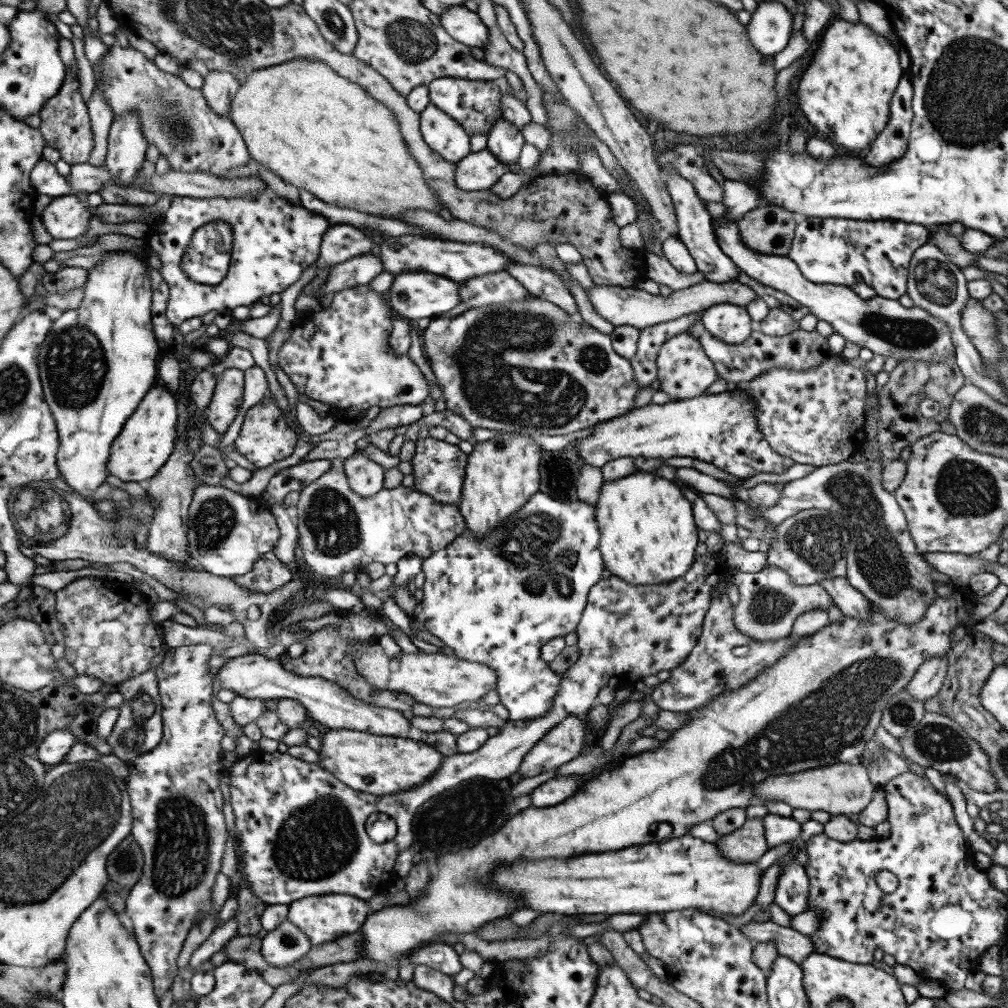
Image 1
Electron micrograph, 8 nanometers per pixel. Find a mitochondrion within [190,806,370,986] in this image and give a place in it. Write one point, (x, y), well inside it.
(289, 939)

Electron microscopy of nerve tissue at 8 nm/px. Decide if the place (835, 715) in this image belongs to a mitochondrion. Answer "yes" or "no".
yes

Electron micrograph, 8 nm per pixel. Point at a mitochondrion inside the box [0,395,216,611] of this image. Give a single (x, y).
(45, 517)

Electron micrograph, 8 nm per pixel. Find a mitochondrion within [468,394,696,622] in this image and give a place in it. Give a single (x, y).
(538, 546)

